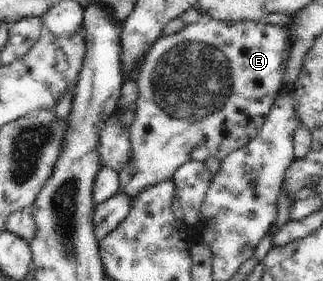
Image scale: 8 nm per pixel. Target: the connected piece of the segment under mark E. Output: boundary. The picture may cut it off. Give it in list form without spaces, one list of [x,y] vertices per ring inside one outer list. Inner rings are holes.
[[[207,18],[201,22],[197,23],[190,23],[187,24],[179,33],[175,33],[174,35],[170,36],[161,36],[155,44],[153,44],[153,47],[151,48],[151,51],[147,53],[145,56],[145,59],[142,61],[141,69],[139,70],[138,78],[136,79],[136,84],[138,87],[138,98],[136,101],[136,110],[135,110],[135,117],[134,122],[130,125],[128,132],[130,135],[130,147],[132,148],[132,154],[130,155],[130,160],[128,161],[128,166],[125,166],[124,168],[120,169],[120,172],[118,173],[118,176],[120,177],[120,184],[118,191],[122,194],[125,194],[128,198],[131,199],[131,204],[133,203],[133,200],[142,192],[145,191],[148,187],[153,187],[154,185],[157,185],[158,183],[161,183],[165,180],[171,180],[174,176],[174,173],[176,172],[177,168],[180,168],[185,162],[188,161],[194,161],[194,162],[204,162],[207,158],[217,158],[217,159],[225,159],[227,155],[230,153],[233,153],[236,149],[242,148],[246,143],[249,143],[249,140],[255,139],[257,135],[259,135],[259,132],[261,131],[261,128],[264,126],[266,117],[269,115],[270,109],[273,107],[274,101],[276,100],[276,97],[279,95],[282,86],[282,77],[284,74],[284,63],[288,60],[289,55],[289,48],[290,48],[290,34],[288,33],[288,25],[290,24],[290,21],[287,24],[284,25],[271,25],[266,23],[266,19],[259,20],[254,22],[253,20],[245,20],[245,21],[238,21],[238,22],[226,22],[225,20],[213,20],[211,18]]]

